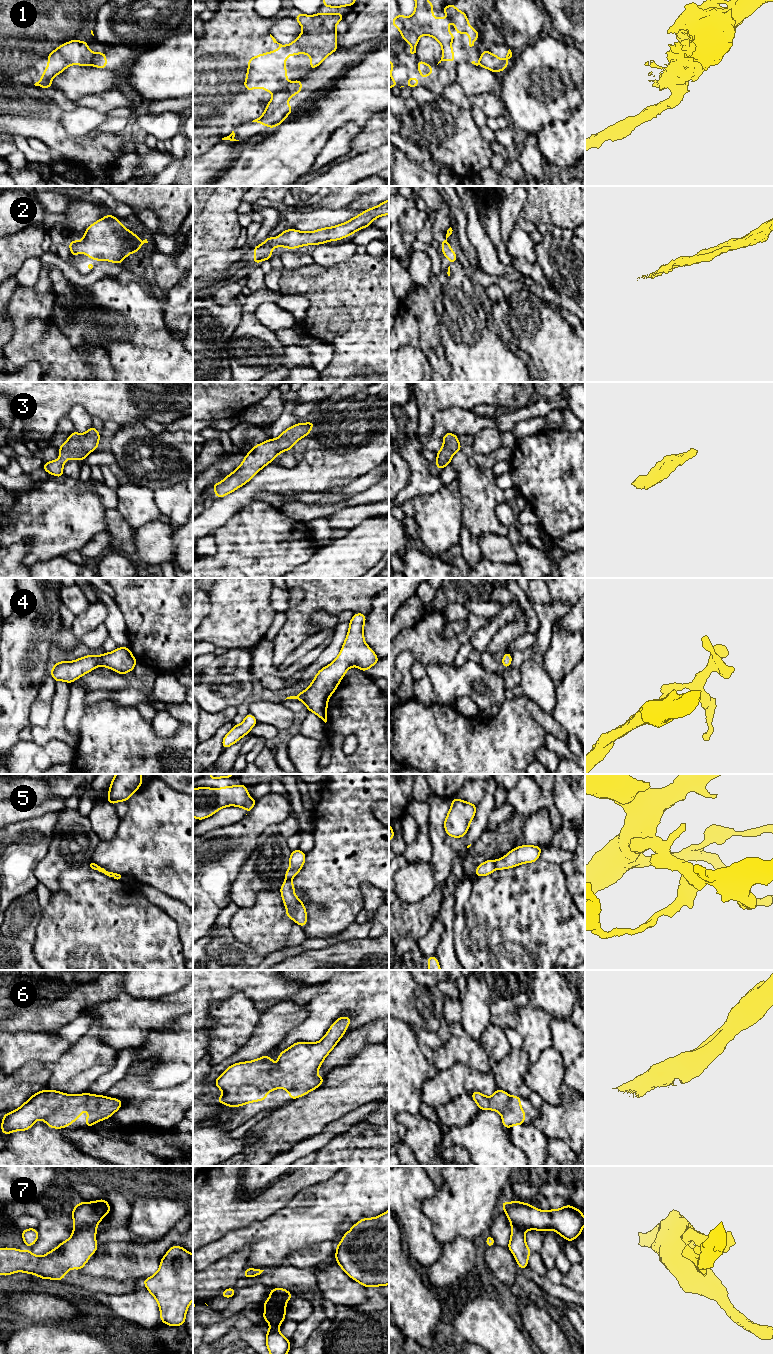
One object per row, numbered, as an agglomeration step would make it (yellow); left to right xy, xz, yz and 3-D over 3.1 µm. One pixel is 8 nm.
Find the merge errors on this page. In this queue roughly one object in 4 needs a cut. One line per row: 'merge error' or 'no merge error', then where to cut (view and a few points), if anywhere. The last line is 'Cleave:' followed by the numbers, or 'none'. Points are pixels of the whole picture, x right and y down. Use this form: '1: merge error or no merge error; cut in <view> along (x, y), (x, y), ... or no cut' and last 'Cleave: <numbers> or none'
1: merge error; cut in xy along (100, 52), (93, 56), (91, 64)
2: no merge error; no cut
3: no merge error; no cut
4: no merge error; no cut
5: merge error; cut in yz along (494, 861), (496, 868)
6: no merge error; no cut
7: merge error; cut in xy along (95, 1227), (81, 1227), (73, 1230)
Cleave: 1, 5, 7

